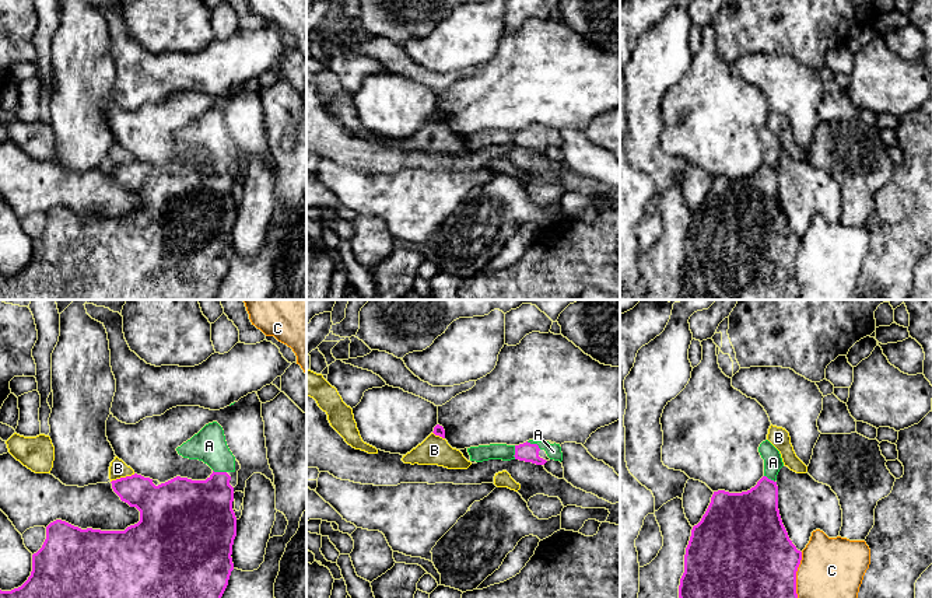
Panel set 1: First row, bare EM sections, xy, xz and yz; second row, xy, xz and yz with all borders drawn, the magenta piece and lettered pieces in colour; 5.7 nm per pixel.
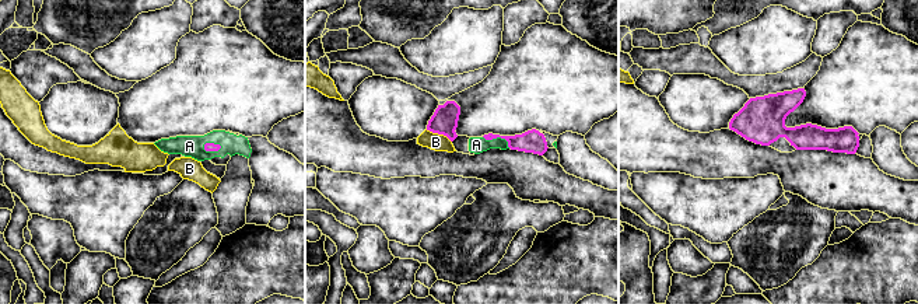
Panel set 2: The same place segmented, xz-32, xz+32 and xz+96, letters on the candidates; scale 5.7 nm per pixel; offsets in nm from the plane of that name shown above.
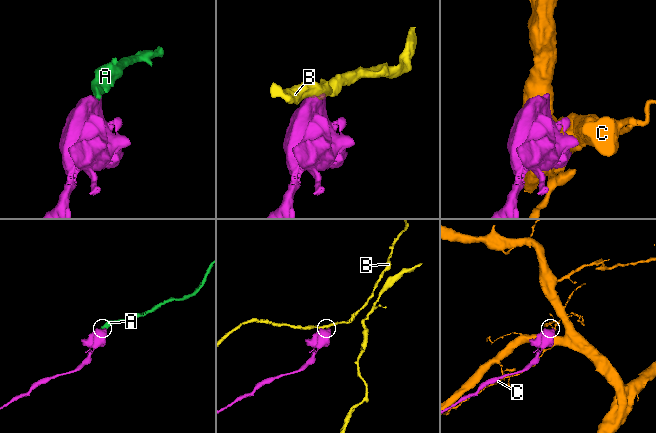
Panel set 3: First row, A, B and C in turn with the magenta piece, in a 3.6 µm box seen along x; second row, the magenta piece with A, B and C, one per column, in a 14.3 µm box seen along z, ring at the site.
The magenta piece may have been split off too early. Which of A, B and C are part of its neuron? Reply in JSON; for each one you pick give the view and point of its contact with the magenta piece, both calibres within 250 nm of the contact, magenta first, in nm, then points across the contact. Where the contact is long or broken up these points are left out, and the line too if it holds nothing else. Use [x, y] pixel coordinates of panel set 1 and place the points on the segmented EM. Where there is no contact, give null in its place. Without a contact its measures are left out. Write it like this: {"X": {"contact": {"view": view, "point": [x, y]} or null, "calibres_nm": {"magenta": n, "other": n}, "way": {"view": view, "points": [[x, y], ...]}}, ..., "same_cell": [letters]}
{"A": {"contact": {"view": "xz", "point": [533, 444]}, "calibres_nm": {"magenta": 110, "other": 90}, "way": {"view": "xz", "points": [[529, 453], [533, 444], [546, 446], [553, 451]]}}, "same_cell": ["A"]}

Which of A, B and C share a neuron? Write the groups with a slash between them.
A / B / C

